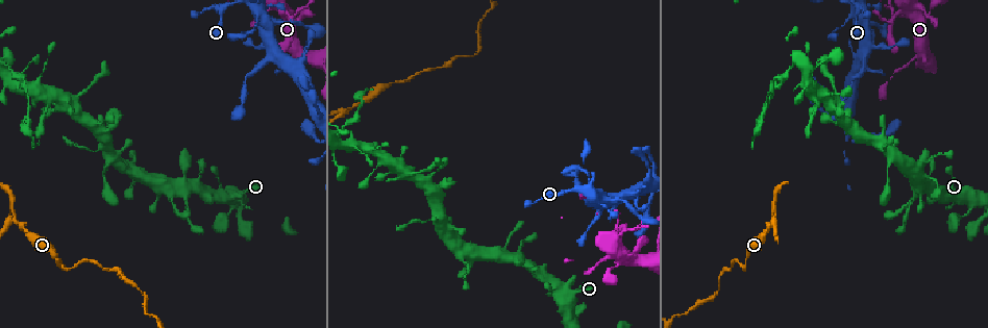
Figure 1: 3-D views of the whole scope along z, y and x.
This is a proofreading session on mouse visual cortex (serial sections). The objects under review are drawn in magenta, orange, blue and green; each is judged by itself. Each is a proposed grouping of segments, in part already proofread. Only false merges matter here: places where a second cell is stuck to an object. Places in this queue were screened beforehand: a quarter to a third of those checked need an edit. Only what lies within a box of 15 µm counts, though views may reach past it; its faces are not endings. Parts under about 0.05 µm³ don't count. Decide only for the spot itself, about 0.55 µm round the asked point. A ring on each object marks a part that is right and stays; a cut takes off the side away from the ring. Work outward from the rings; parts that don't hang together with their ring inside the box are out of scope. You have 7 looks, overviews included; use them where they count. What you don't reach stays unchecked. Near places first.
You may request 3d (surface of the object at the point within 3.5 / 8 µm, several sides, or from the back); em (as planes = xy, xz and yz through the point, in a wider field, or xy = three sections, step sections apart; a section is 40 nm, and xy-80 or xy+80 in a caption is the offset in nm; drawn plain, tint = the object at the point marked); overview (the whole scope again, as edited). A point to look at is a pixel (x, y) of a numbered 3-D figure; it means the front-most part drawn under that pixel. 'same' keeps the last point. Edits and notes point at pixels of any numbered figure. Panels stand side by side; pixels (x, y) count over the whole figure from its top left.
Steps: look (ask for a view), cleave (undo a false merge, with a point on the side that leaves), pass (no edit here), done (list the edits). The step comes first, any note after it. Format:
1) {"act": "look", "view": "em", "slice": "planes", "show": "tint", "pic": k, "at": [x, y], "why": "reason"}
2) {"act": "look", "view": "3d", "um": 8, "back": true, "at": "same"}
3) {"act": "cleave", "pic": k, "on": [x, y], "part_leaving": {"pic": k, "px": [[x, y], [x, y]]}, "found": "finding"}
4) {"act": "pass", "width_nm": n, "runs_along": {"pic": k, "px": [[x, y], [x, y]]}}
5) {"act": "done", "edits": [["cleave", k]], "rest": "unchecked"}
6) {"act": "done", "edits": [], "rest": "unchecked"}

{"act": "look", "view": "3d", "um": 8, "back": true, "pic": 1, "at": [349, 108], "why": "branch point"}

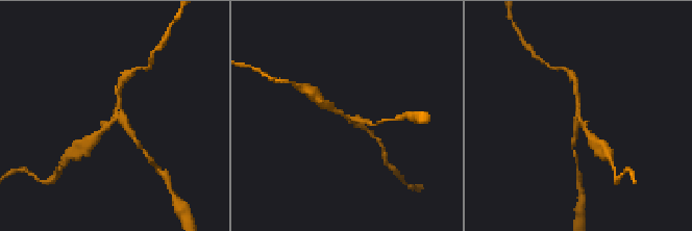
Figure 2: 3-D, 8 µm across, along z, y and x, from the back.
{"act": "look", "view": "em", "slice": "planes", "show": "tint", "pic": 2, "at": [579, 115]}

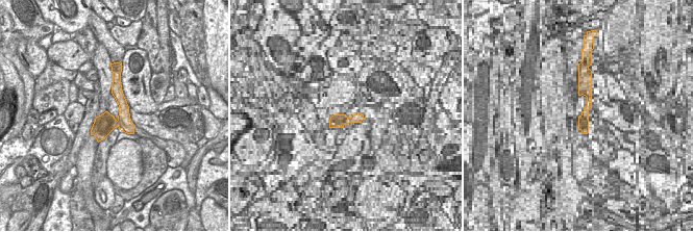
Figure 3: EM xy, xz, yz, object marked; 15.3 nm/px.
{"act": "cleave", "pic": 2, "on": [129, 130], "width_nm": 320, "part_leaving": {"pic": 2, "px": [[118, 118], [124, 120], [141, 148]]}, "found": "a second cell is stuck on"}

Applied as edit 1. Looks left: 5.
{"act": "look", "view": "overview", "why": "see it whole again"}

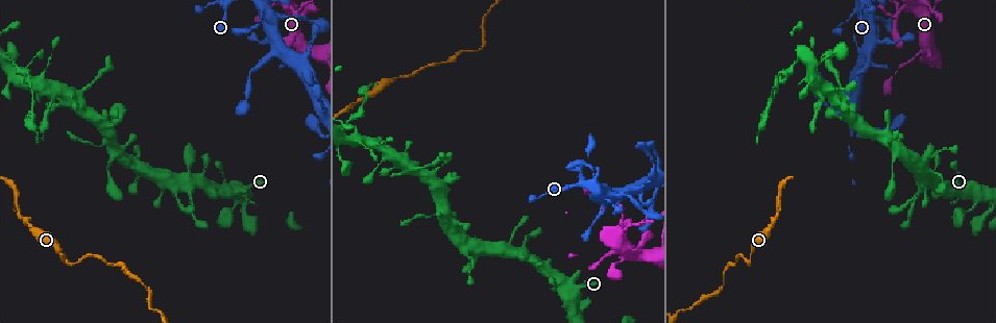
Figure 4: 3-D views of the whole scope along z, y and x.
{"act": "look", "view": "3d", "um": 3.5, "back": true, "pic": 4, "at": [263, 9], "why": "thin arm on a thick one"}

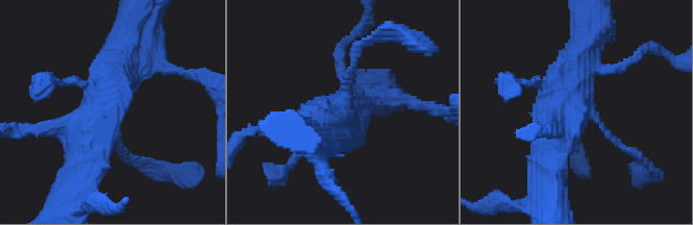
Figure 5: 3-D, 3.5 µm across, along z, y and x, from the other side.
{"act": "look", "view": "em", "slice": "xy", "step": 3, "show": "tint", "pic": 5, "at": [583, 102]}

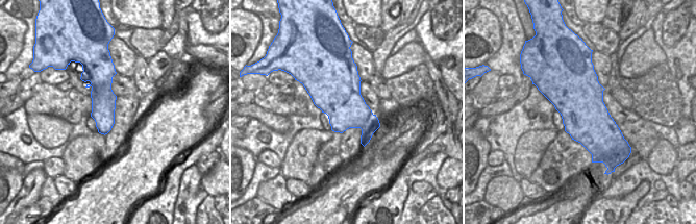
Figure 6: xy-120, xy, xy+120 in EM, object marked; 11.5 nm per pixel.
{"act": "pass", "runs_along": {"pic": 5, "px": [[144, 58], [116, 71], [80, 160]]}, "found": "one cell here"}

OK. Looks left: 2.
{"act": "look", "view": "3d", "um": 3.5, "pic": 4, "at": [273, 49], "why": "four or more arms meet"}

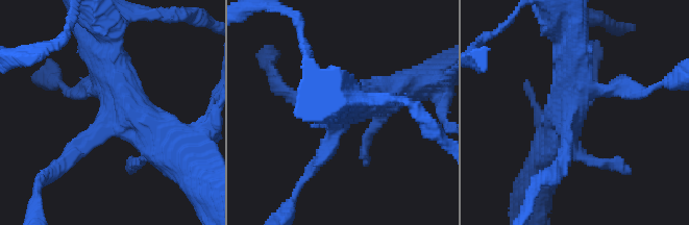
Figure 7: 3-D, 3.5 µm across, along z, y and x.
{"act": "look", "view": "em", "slice": "xy", "step": 2, "show": "tint", "pic": 7, "at": [570, 113]}

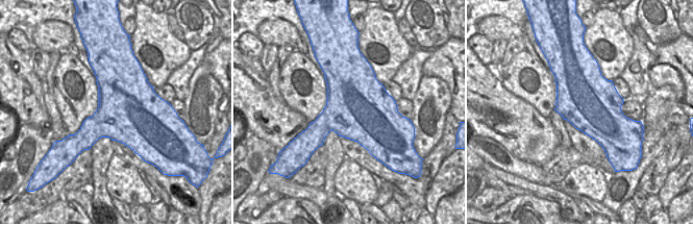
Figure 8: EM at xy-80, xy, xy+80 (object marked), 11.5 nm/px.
{"act": "pass", "runs_along": {"pic": 7, "px": [[106, 42], [125, 99], [180, 153]]}, "found": "all the same cell"}

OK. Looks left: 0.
{"act": "done", "edits": [["cleave", 2]], "rest": "unchecked"}

